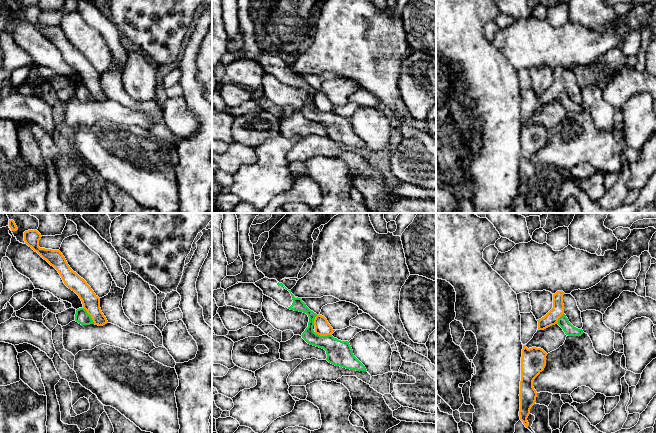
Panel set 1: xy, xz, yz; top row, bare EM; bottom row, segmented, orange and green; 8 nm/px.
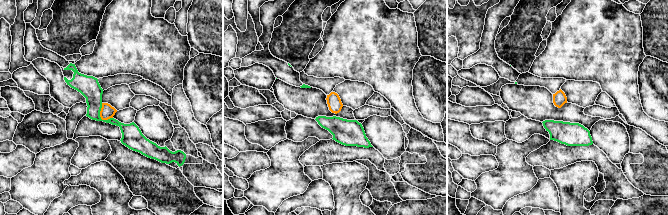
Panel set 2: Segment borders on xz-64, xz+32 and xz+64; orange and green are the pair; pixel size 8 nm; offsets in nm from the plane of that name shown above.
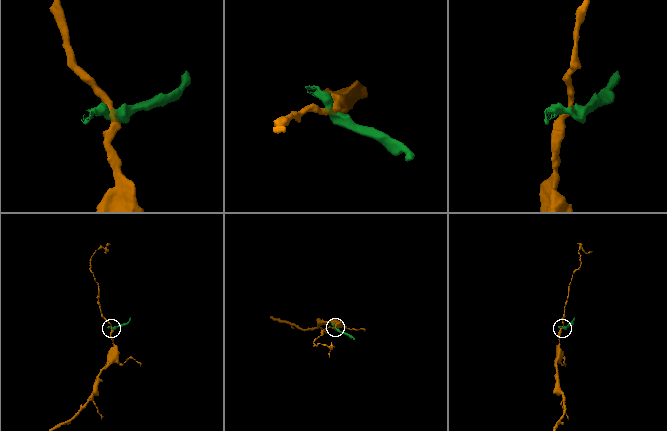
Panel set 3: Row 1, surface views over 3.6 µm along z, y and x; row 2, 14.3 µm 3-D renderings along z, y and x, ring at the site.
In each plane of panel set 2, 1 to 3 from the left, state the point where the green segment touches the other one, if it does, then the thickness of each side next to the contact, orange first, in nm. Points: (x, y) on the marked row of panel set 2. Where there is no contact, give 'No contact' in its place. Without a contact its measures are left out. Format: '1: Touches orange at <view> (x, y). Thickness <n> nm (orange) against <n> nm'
1: Touches orange at xz-64 (100, 116). Thickness 110 nm (orange) against 170 nm
2: No contact
3: No contact

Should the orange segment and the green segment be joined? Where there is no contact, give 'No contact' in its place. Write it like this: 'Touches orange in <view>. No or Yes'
Touches orange in xz. No

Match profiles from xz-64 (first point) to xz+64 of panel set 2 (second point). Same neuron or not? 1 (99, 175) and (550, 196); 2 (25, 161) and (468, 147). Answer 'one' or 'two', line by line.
1: two
2: two

